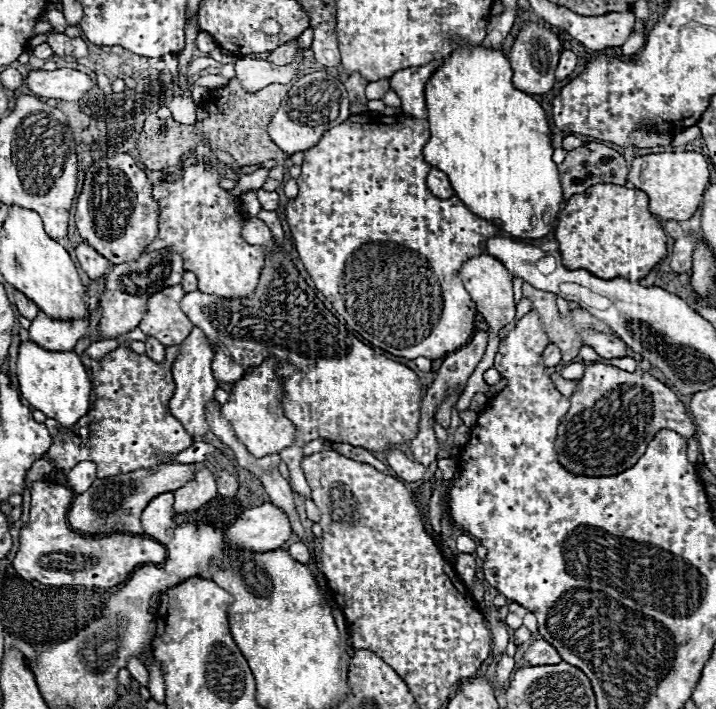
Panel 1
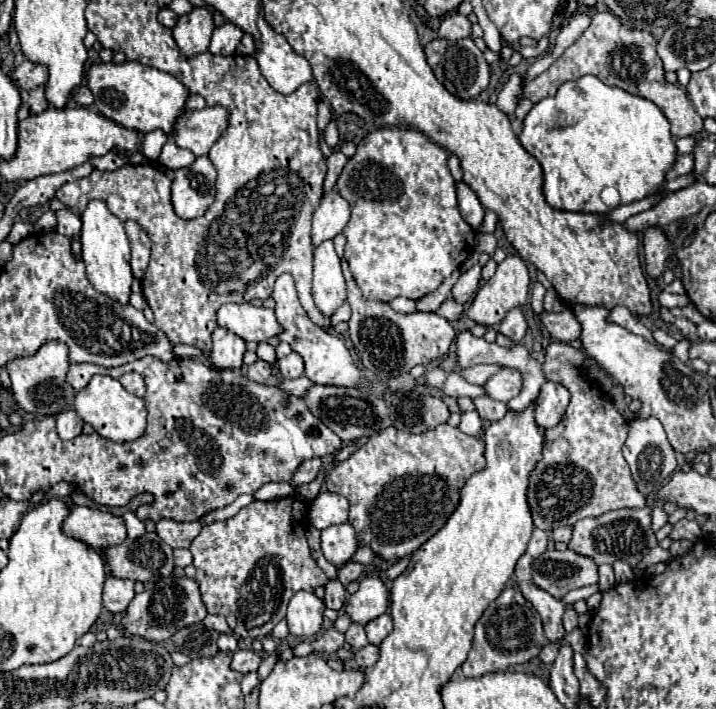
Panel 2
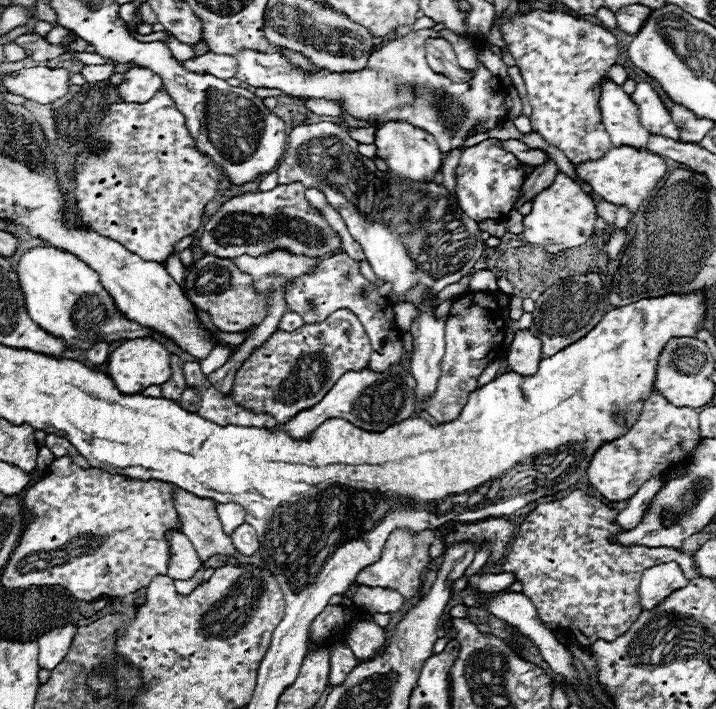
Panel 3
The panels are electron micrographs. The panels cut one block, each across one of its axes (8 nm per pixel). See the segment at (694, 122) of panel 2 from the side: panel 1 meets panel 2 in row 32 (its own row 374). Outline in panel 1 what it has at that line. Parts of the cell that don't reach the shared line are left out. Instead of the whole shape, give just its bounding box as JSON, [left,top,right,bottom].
[554,362,696,476]

